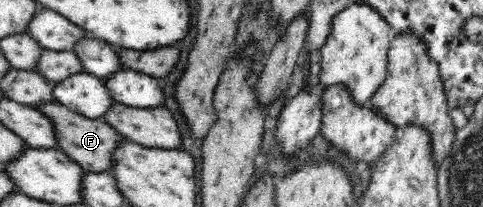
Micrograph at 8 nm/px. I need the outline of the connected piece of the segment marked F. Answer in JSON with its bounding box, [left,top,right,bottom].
[35,101,125,174]

